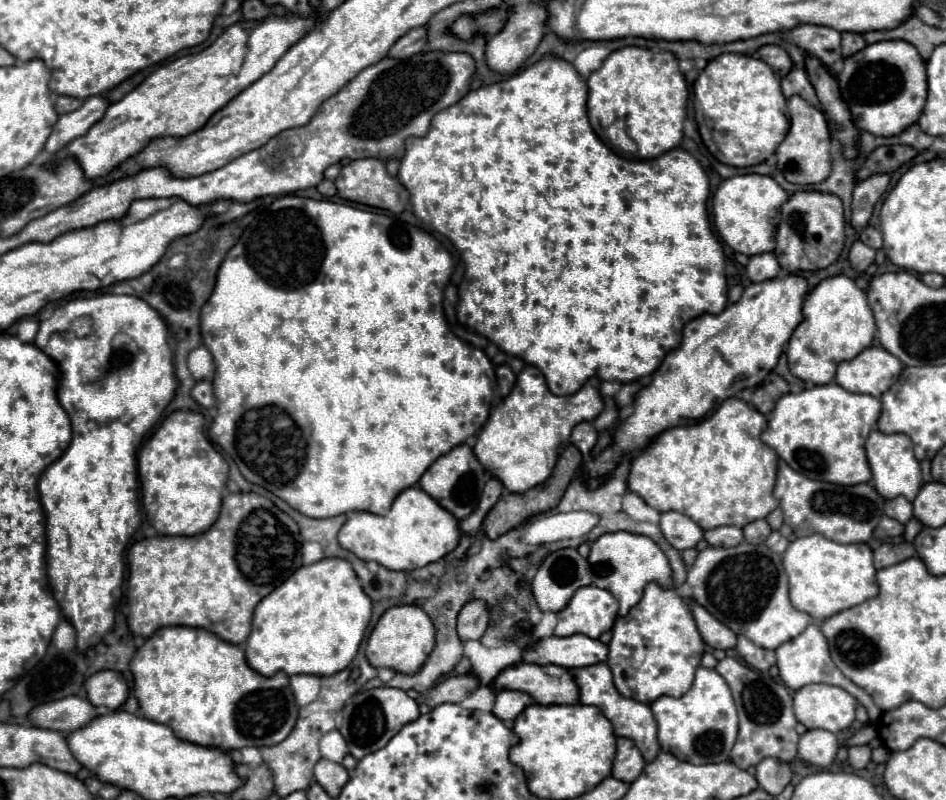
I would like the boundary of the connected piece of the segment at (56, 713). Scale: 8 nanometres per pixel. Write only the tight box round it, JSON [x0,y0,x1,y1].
[29,696,99,734]

